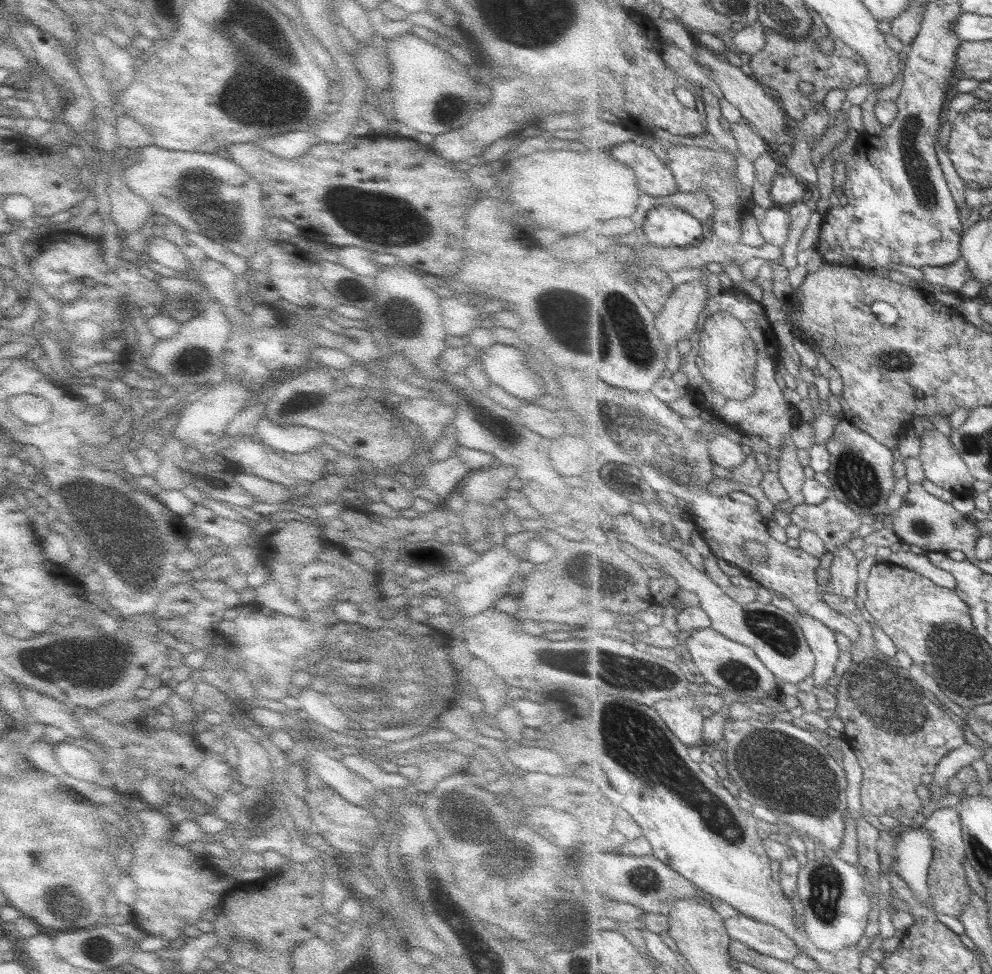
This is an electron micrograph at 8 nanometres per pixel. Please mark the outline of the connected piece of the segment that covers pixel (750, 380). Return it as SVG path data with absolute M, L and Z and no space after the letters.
M728 311L717 312L705 317L700 340L697 362L713 389L730 400L750 398L756 390L756 370L760 351L746 324Z

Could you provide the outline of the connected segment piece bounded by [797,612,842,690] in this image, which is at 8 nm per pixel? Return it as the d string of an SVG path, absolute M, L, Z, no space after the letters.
M806 612L797 618L807 636L807 642L817 657L814 680L816 690L826 689L827 684L836 683L836 666L842 657L839 636L830 626L823 624Z

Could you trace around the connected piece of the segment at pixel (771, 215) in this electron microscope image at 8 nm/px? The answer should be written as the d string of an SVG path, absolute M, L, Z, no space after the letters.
M766 202L766 214L759 221L759 230L766 242L785 247L792 231L789 207Z

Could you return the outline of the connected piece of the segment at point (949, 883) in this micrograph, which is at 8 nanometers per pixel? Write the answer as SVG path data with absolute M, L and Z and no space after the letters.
M944 807L940 808L928 818L924 825L935 836L936 847L934 847L934 860L930 866L930 890L931 909L936 913L948 914L955 918L960 918L964 910L971 906L972 898L976 892L972 888L971 879L966 874L964 860L968 860L967 843L963 837L963 822L960 808Z

